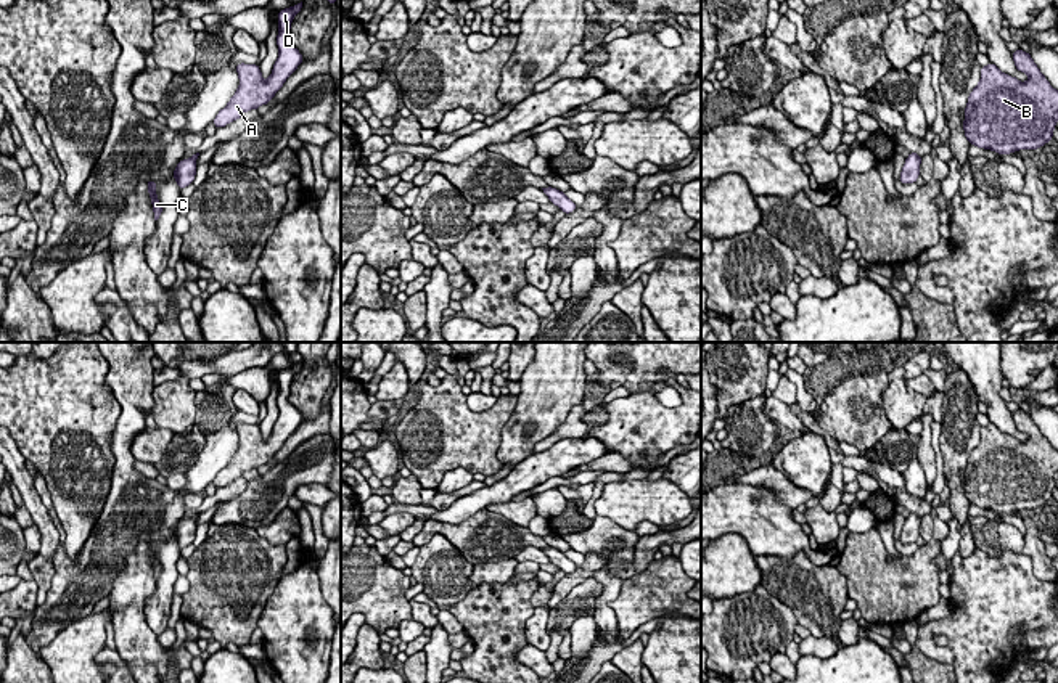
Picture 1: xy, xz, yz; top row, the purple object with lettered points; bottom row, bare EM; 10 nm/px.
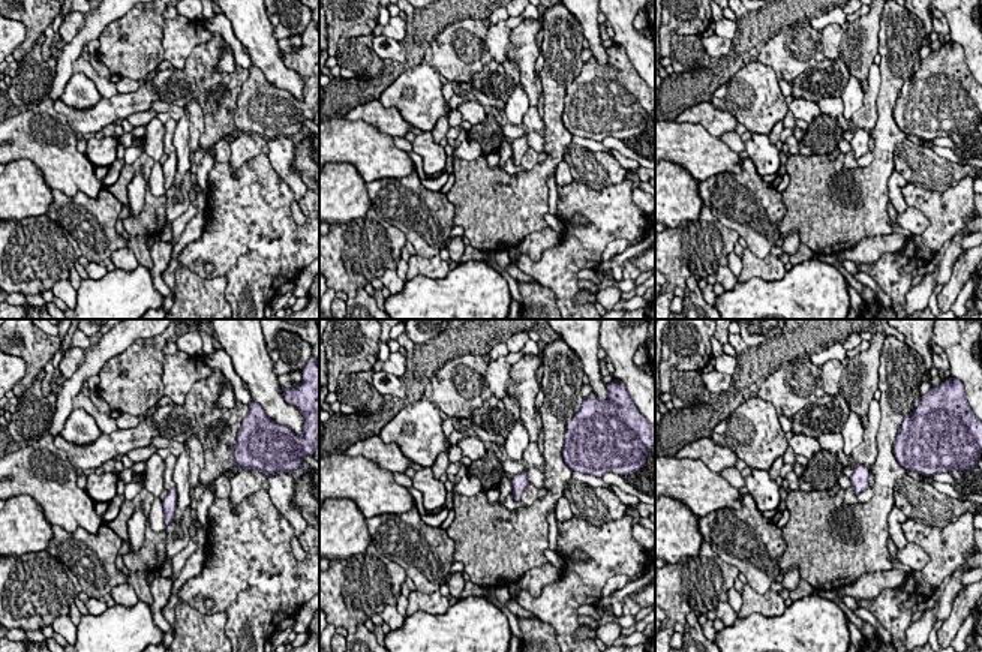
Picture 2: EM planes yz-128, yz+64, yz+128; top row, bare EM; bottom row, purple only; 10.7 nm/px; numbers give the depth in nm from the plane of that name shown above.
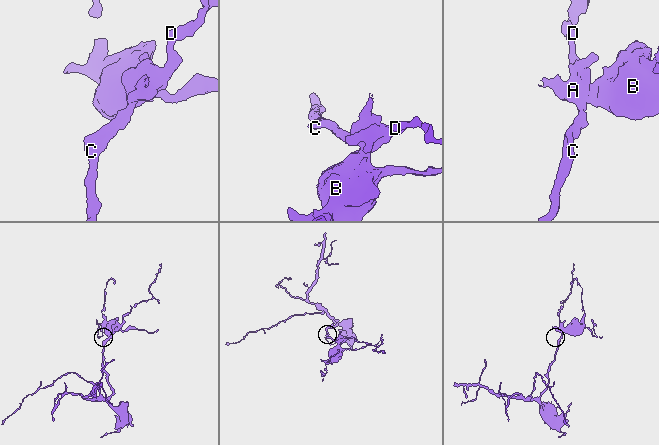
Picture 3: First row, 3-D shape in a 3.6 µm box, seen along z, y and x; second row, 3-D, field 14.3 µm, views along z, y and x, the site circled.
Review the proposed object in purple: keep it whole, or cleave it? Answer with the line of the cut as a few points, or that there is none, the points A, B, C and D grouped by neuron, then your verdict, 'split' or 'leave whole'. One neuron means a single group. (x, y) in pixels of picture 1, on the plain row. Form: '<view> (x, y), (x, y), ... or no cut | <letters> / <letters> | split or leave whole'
no cut | A B C D | leave whole

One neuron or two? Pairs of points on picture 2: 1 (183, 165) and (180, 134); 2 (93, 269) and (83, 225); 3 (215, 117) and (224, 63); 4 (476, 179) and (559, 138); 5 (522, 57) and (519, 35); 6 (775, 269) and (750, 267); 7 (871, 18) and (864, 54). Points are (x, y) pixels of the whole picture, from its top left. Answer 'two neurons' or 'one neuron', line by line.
1: one neuron
2: two neurons
3: two neurons
4: one neuron
5: one neuron
6: one neuron
7: one neuron

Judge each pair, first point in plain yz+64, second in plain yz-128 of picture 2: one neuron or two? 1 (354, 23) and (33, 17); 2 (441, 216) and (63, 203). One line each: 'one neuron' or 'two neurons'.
1: one neuron
2: one neuron

